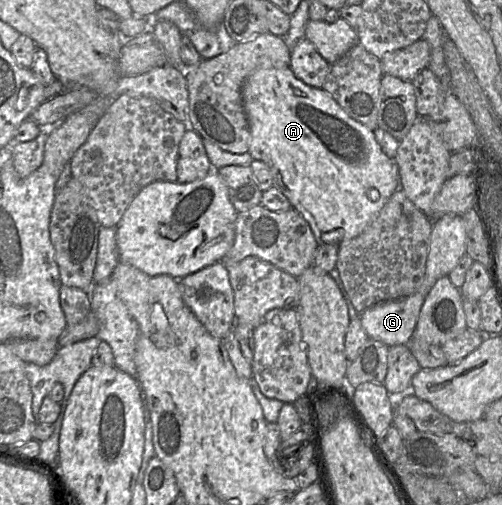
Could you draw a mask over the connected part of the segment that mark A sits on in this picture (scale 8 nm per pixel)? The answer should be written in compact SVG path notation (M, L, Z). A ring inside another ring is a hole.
M290 67L259 68L251 73L246 78L242 87L242 101L250 131L248 153L252 156L253 160L262 161L269 167L273 179L273 186L283 193L289 200L292 209L299 212L309 224L318 245L339 245L343 241L360 235L375 219L394 192L400 188L397 164L393 159L388 158L383 153L375 140L373 131L348 116L326 91L308 86L296 78Z

